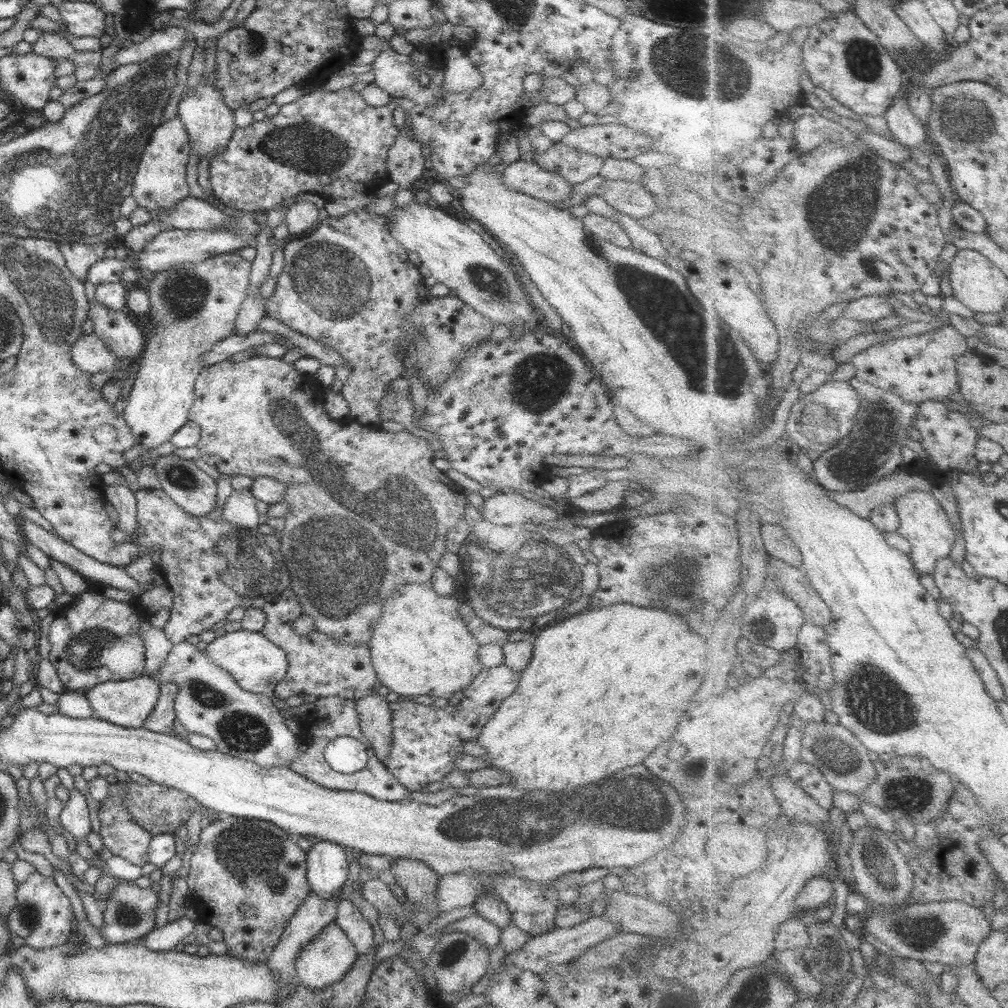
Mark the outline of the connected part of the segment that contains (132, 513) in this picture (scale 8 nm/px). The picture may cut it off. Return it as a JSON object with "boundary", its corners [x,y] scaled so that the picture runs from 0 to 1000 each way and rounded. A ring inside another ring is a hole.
{"boundary":[[[119,480],[104,482],[102,490],[104,496],[109,498],[117,508],[118,521],[116,524],[127,532],[126,538],[132,538],[132,534],[136,533],[137,524],[134,489],[126,481]]]}

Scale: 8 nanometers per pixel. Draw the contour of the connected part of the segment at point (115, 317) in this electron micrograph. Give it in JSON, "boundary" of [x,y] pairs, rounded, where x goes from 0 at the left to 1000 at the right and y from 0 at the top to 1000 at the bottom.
{"boundary":[[[93,296],[88,299],[88,316],[93,323],[93,331],[113,350],[113,353],[119,358],[122,355],[128,355],[134,359],[142,349],[145,339],[145,329],[136,319],[128,313],[125,308],[111,308],[104,305],[97,297]]]}

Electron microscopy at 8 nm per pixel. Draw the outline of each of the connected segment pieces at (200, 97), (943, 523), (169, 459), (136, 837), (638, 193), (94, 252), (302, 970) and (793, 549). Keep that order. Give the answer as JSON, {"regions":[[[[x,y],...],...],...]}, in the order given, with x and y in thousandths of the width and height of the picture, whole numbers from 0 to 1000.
{"regions":[[[[211,73],[205,82],[201,82],[200,75],[193,90],[187,94],[182,92],[176,113],[188,133],[188,141],[192,153],[197,156],[205,155],[208,159],[212,158],[217,151],[221,151],[235,126],[232,110],[220,101],[218,90],[211,83],[212,80]]],[[[903,487],[890,497],[894,523],[891,528],[905,540],[903,551],[915,568],[926,570],[930,566],[931,559],[940,554],[946,548],[948,533],[951,532],[946,519],[942,517],[941,510],[930,493],[921,487]]],[[[169,449],[158,452],[152,465],[158,476],[158,484],[181,506],[194,513],[201,513],[214,506],[215,484],[213,476],[200,467],[190,455],[183,455]]],[[[116,776],[111,778],[108,788],[98,801],[98,813],[100,815],[99,830],[103,835],[102,840],[106,841],[112,848],[127,853],[129,857],[142,860],[148,855],[148,838],[151,829],[149,826],[137,817],[135,817],[130,810],[125,806],[122,799],[122,790],[124,789],[123,781],[119,781]]],[[[603,178],[591,188],[590,191],[613,210],[634,219],[649,212],[653,206],[647,191],[639,188],[635,183],[629,183],[629,181]]],[[[101,239],[93,242],[66,241],[60,246],[69,270],[77,278],[85,281],[89,266],[98,258],[104,257],[103,250],[108,244],[107,240]]],[[[328,916],[298,943],[293,954],[297,976],[308,982],[321,982],[337,974],[347,964],[355,950],[353,939],[345,928],[333,916]]],[[[759,517],[756,533],[764,552],[767,551],[794,563],[798,563],[797,548],[772,517]]]]}

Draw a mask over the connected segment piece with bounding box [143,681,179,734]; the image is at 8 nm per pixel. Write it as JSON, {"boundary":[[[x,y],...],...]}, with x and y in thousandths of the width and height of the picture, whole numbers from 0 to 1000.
{"boundary":[[[165,676],[158,680],[159,690],[153,704],[142,716],[142,721],[156,726],[167,728],[172,716],[176,713],[174,701],[174,690],[178,688],[178,681],[175,678]]]}

